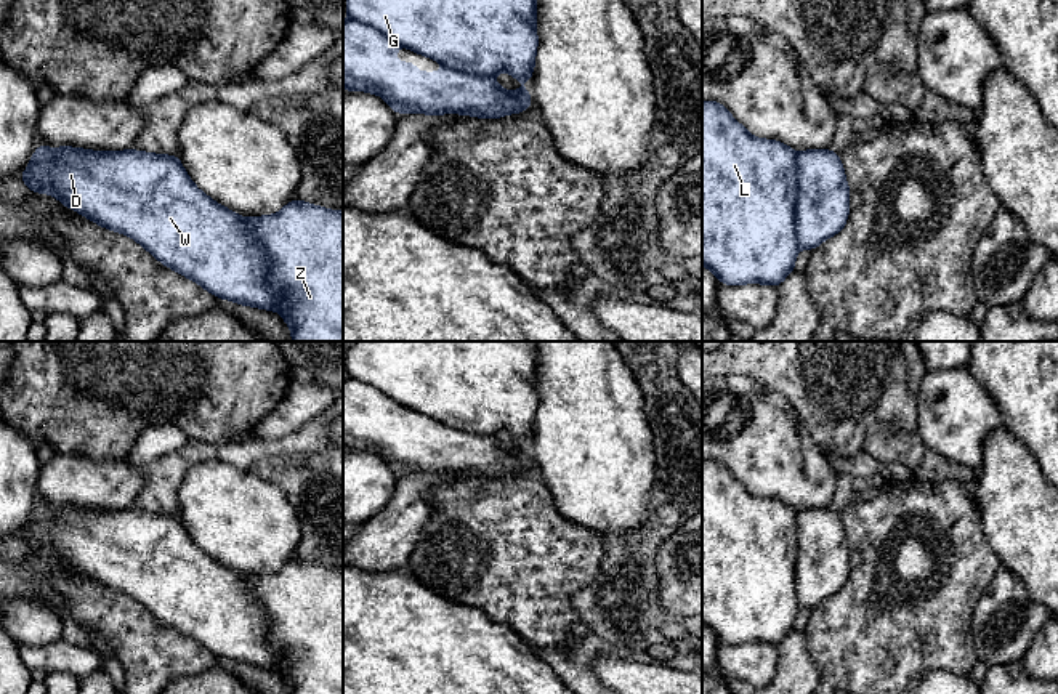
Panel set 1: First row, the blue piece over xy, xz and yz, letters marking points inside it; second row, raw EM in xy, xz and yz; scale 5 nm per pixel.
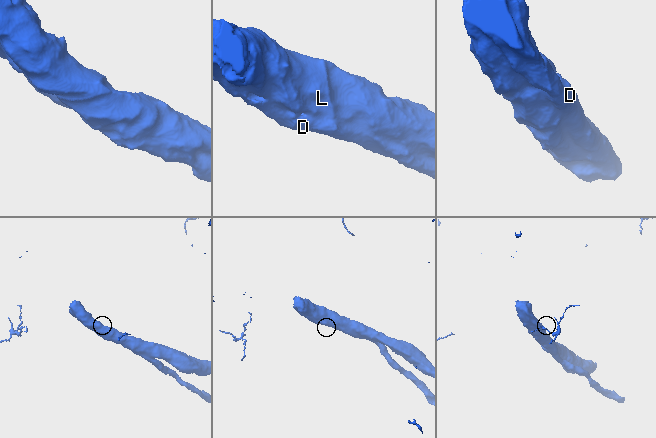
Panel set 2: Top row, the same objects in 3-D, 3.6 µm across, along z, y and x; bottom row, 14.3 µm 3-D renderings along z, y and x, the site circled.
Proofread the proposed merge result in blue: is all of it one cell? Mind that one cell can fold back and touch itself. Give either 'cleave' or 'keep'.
keep

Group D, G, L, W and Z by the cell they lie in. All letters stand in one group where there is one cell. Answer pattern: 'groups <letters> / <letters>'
groups D G L W Z

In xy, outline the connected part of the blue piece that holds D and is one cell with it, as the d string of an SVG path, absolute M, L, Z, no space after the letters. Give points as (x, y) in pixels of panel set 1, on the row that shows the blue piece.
M38 144L19 178L29 191L50 194L101 228L131 237L216 298L277 311L292 330L292 341L343 341L343 212L295 199L276 215L244 218L204 194L178 155L135 149L109 152Z

